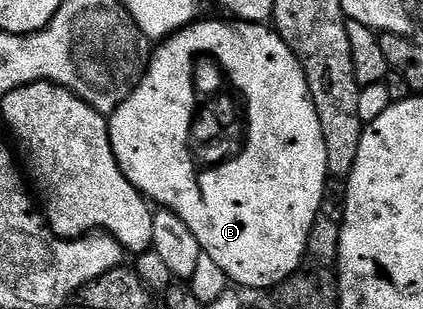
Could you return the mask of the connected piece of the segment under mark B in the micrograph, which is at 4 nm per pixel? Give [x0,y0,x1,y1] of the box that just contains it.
[109,19,329,291]

